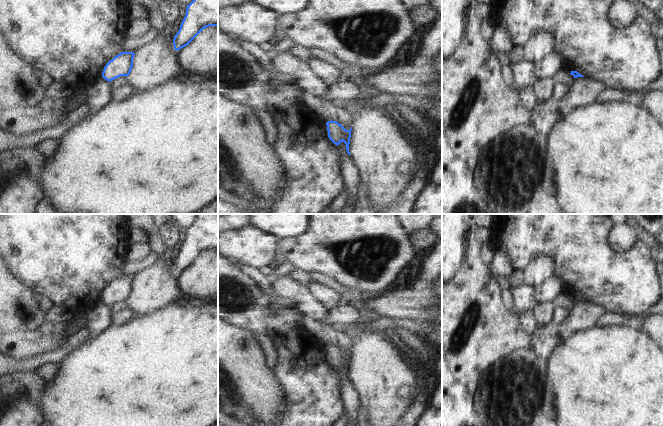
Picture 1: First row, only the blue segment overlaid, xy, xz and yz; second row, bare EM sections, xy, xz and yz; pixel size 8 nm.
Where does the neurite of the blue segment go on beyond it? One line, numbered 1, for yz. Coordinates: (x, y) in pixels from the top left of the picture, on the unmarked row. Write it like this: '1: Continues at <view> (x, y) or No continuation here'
1: No continuation here.

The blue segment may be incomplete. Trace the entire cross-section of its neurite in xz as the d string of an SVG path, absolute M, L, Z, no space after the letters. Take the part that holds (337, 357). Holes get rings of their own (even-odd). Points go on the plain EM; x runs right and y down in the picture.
M332 344L326 346L326 349L329 363L337 370L343 365L346 368L347 377L350 379L349 368L352 351L350 354L346 354L341 348Z

